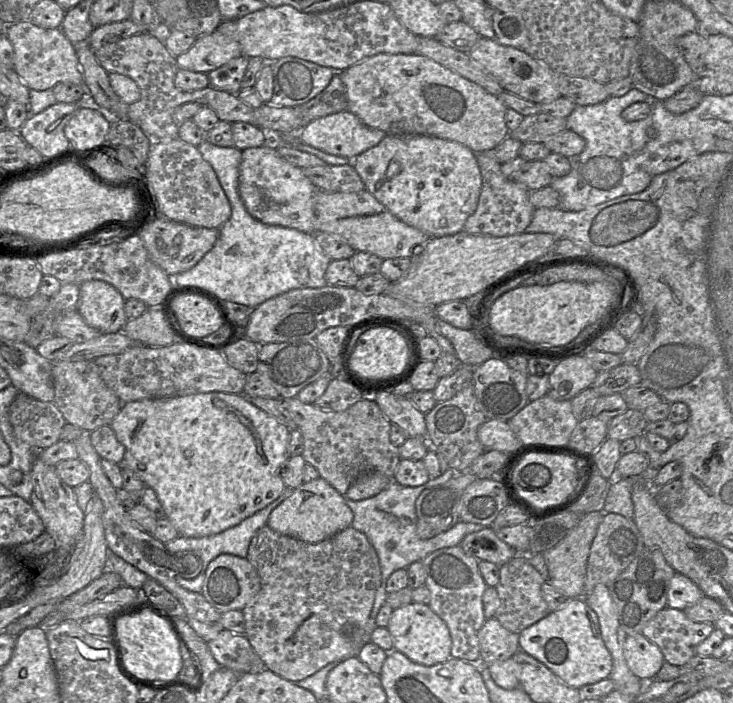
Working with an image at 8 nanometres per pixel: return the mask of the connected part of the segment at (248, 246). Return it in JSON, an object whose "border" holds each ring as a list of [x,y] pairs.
{"border":[[[206,140],[197,148],[215,171],[230,203],[231,216],[219,228],[214,247],[194,267],[173,276],[173,283],[201,286],[220,300],[252,308],[293,289],[328,285],[325,274],[331,259],[317,244],[314,235],[293,228],[264,224],[246,210],[238,191],[242,151],[234,146],[215,146]]]}

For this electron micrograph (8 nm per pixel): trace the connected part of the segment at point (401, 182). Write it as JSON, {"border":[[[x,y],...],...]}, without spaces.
{"border":[[[386,134],[376,146],[353,159],[352,165],[364,182],[366,190],[399,220],[429,237],[462,231],[465,221],[477,208],[482,176],[476,153],[459,142],[429,135]]]}

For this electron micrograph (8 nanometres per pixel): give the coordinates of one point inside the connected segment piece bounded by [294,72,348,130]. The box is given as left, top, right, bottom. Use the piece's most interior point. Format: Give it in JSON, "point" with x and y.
{"point":[333,99]}

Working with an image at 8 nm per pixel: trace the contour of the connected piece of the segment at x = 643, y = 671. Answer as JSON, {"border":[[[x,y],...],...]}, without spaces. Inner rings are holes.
{"border":[[[642,633],[628,635],[624,650],[629,669],[644,682],[655,679],[665,662],[660,648]]]}

